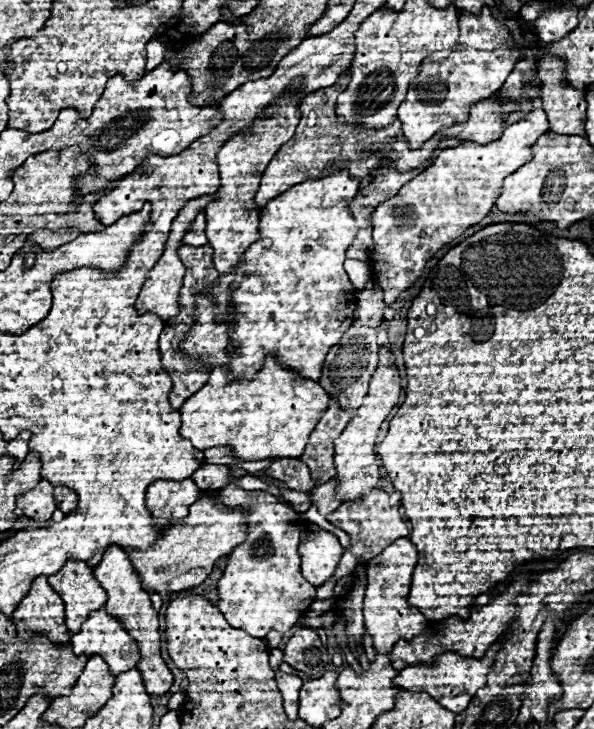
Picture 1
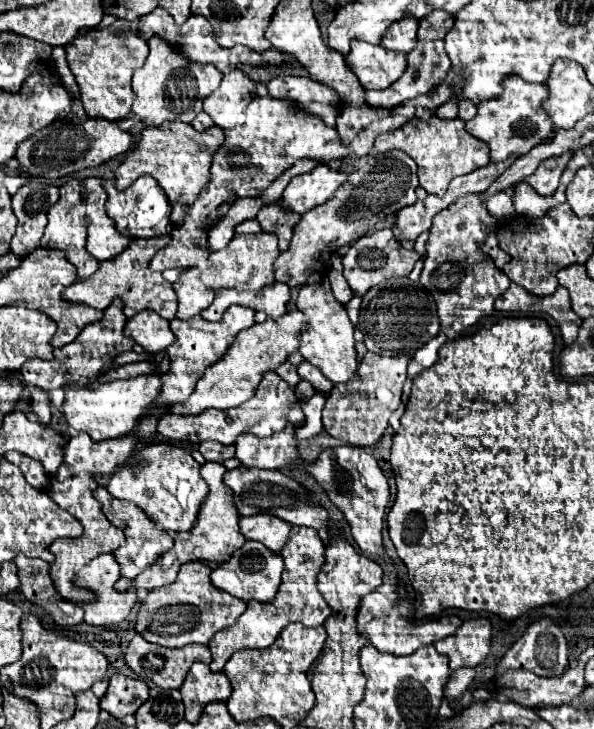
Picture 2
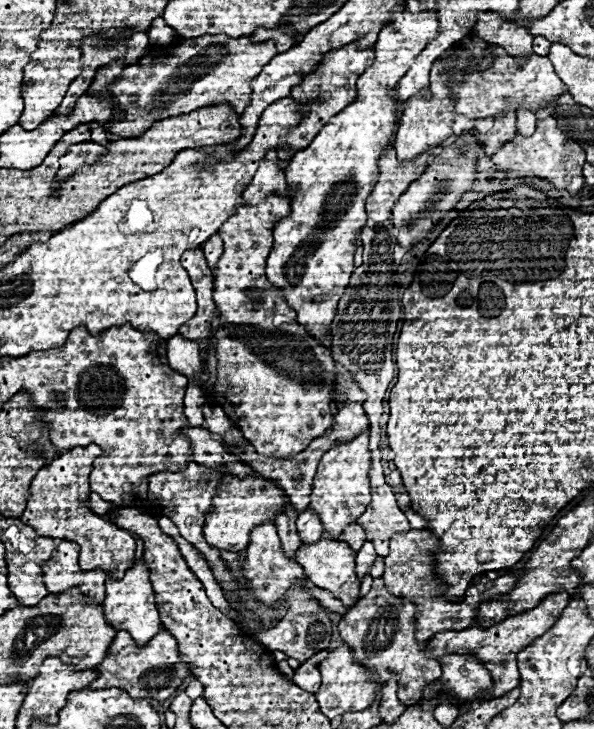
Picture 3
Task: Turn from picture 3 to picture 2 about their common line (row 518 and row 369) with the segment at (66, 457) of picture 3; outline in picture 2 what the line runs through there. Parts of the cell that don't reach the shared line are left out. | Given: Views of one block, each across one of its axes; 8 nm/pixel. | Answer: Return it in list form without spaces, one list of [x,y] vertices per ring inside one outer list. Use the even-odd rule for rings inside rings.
[[[114,300],[104,310],[104,318],[100,322],[96,322],[96,324],[86,326],[78,334],[78,340],[74,340],[72,344],[68,344],[64,348],[56,348],[52,360],[28,360],[28,364],[24,364],[20,374],[24,376],[24,380],[28,384],[38,386],[38,388],[42,388],[46,392],[62,388],[62,386],[76,384],[82,378],[96,380],[96,376],[102,376],[106,372],[106,368],[112,366],[112,360],[116,356],[120,356],[122,352],[132,350],[134,340],[128,340],[128,336],[124,336],[124,324],[126,324],[126,316],[122,312],[122,302]]]

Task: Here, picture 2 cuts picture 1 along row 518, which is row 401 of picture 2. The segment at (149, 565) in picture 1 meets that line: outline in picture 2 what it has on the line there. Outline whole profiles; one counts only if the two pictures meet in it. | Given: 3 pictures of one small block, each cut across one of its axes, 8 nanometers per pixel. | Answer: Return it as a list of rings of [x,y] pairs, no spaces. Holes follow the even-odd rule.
[[[296,310],[280,316],[278,320],[268,318],[262,324],[254,324],[252,328],[246,328],[244,332],[240,332],[240,336],[236,336],[228,352],[216,364],[212,364],[208,372],[204,372],[192,396],[182,404],[172,404],[172,412],[174,414],[200,414],[208,408],[228,410],[228,408],[236,408],[242,402],[250,400],[254,396],[256,384],[260,382],[262,374],[268,370],[276,370],[276,366],[286,362],[286,358],[298,350],[300,328],[302,328],[302,316]]]

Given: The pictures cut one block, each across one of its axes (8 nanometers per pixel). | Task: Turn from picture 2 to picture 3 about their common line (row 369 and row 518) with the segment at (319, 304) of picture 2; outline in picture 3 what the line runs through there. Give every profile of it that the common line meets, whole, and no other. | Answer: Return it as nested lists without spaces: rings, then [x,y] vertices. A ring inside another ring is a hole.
[[[362,432],[358,438],[346,444],[334,444],[320,460],[310,494],[310,508],[316,512],[324,526],[322,538],[336,540],[342,530],[356,522],[356,518],[366,510],[370,504],[370,484],[368,484],[368,470],[370,470],[370,452],[368,452],[368,432]]]

